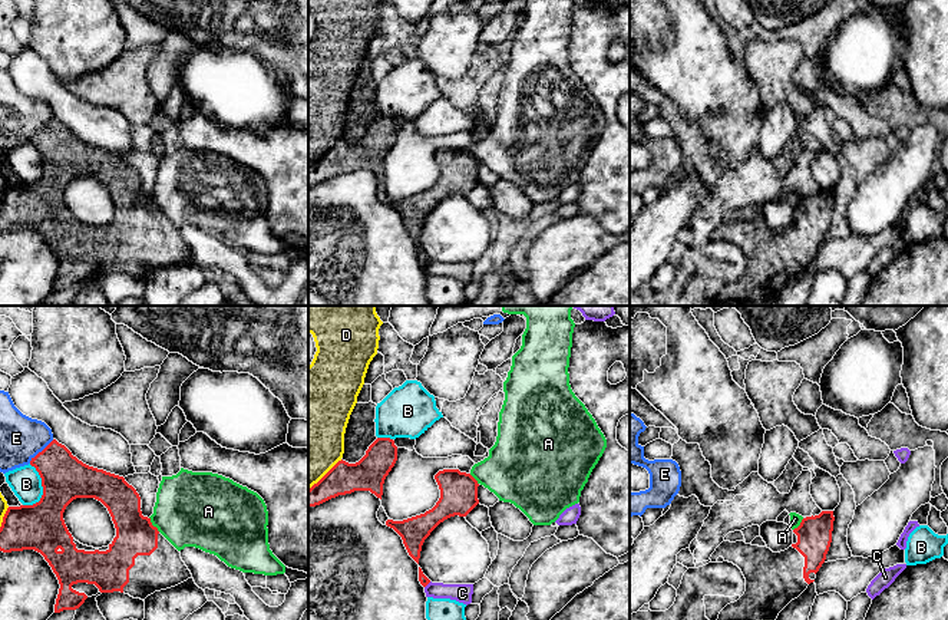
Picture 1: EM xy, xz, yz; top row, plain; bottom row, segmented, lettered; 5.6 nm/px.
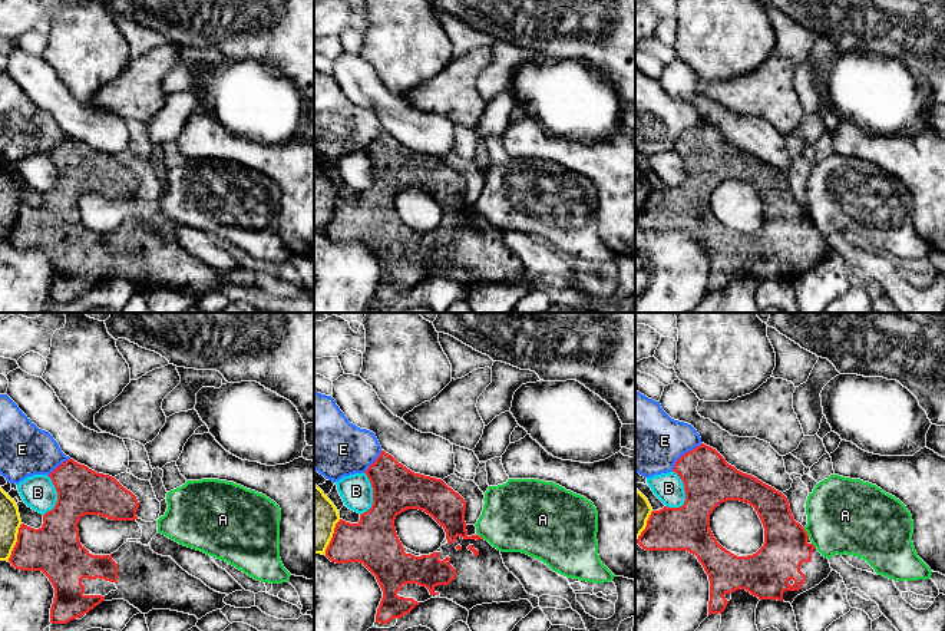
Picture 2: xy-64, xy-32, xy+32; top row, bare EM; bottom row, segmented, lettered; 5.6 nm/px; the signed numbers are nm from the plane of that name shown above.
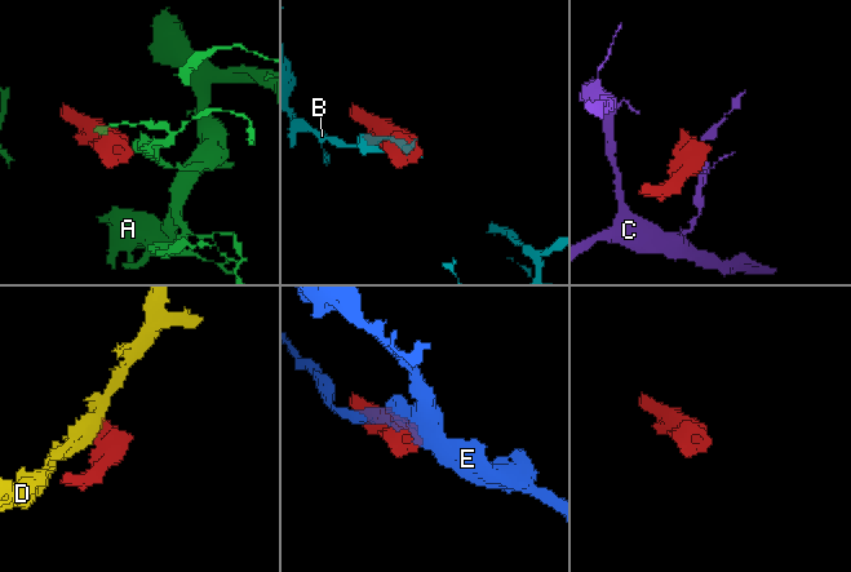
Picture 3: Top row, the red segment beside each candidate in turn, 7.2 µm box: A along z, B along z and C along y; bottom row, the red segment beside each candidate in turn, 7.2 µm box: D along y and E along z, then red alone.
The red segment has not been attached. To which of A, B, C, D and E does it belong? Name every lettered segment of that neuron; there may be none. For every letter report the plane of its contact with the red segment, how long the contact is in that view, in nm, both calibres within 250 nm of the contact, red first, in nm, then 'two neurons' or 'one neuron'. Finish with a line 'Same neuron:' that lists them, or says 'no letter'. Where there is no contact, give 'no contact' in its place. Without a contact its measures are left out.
A: contact in xy; length 110 nm; calibres 220 and 420 nm; two neurons
B: contact in xy; length 240 nm; calibres 260 and 170 nm; two neurons
C: contact in xz; length 50 nm; calibres 50 and 110 nm; two neurons
D: contact in xz; length 260 nm; calibres 190 and 400 nm; two neurons
E: contact in xy; length 190 nm; calibres 260 and 240 nm; two neurons
Same neuron: no letter

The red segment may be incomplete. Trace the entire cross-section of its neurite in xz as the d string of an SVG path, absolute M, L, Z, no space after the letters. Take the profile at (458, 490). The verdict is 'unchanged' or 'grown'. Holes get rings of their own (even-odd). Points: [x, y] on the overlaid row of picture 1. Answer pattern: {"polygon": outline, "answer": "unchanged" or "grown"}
{"polygon": "M443 469L435 475L435 479L440 498L432 509L403 521L386 521L386 525L402 537L409 555L417 564L425 540L440 522L455 515L466 517L479 504L479 484L470 474Z", "answer": "unchanged"}

